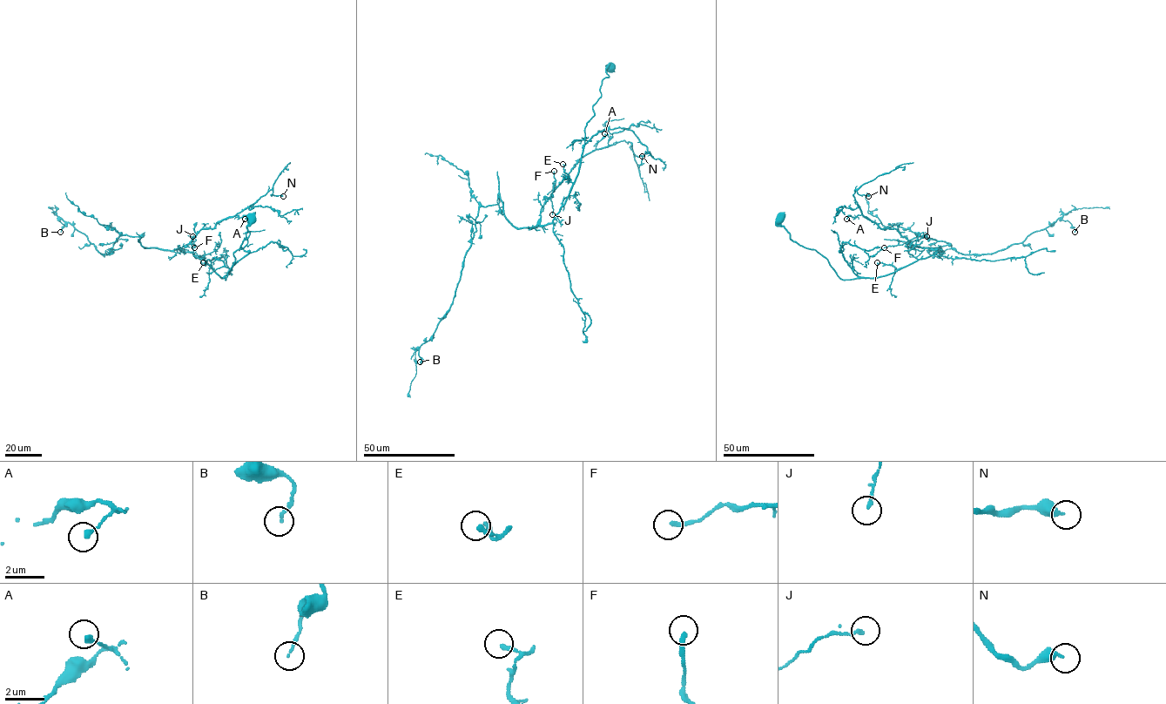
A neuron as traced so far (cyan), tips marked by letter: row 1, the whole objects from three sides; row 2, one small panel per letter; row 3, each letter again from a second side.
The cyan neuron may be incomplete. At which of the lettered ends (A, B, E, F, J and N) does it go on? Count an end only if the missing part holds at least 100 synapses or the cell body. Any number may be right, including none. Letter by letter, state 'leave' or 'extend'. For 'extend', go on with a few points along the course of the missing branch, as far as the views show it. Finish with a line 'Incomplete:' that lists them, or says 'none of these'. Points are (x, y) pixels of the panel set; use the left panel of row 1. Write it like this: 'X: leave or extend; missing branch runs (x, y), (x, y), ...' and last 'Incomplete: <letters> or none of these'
A: leave
B: leave
E: leave
F: leave
J: leave
N: leave
Incomplete: none of these

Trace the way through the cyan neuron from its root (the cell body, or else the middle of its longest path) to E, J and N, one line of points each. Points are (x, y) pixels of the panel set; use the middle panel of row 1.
E: (610, 66), (584, 128), (580, 165), (572, 185), (562, 164)
J: (610, 66), (584, 128), (575, 183), (553, 221), (540, 225), (540, 209), (549, 198), (552, 214)
N: (610, 66), (584, 128), (575, 183), (553, 221), (540, 225), (544, 202), (582, 158), (623, 140), (642, 156)

